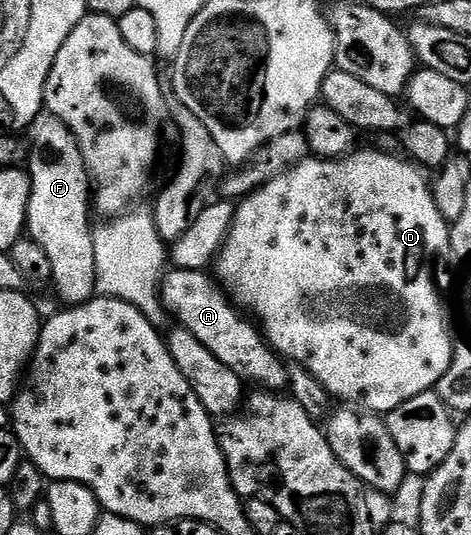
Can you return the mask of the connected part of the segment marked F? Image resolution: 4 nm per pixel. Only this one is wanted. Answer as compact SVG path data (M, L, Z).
M43 110L33 124L28 129L28 171L30 174L30 201L28 202L28 210L26 211L25 231L28 233L29 239L36 242L36 246L40 246L40 250L44 250L44 254L48 254L48 262L52 262L52 288L58 291L58 296L66 306L83 304L86 300L94 299L96 295L96 246L94 245L94 228L90 224L90 216L92 217L92 181L90 172L86 168L84 162L84 154L80 150L80 146L76 142L76 138L68 130L68 126L64 126L64 122L60 122L60 118L56 118L51 112Z

